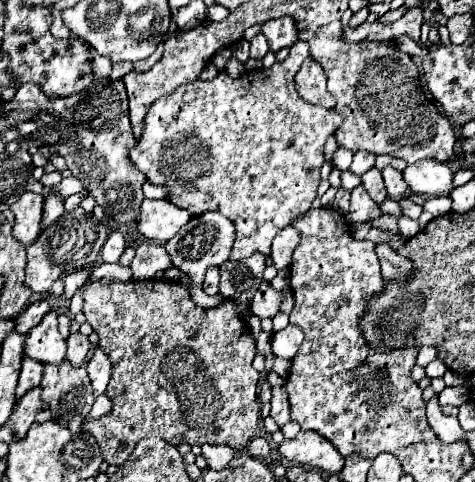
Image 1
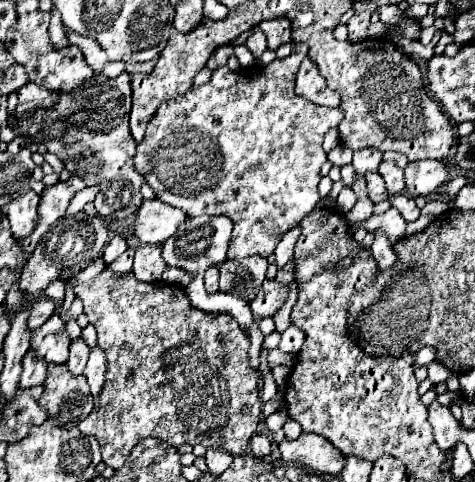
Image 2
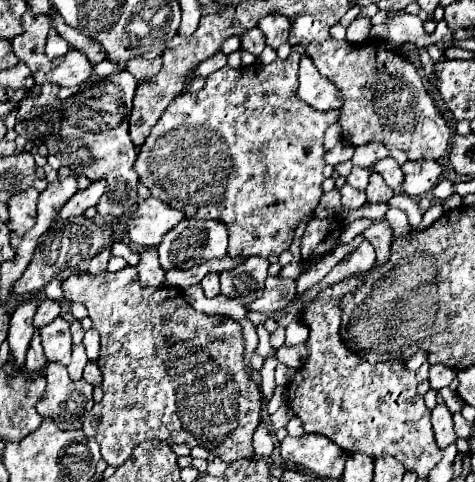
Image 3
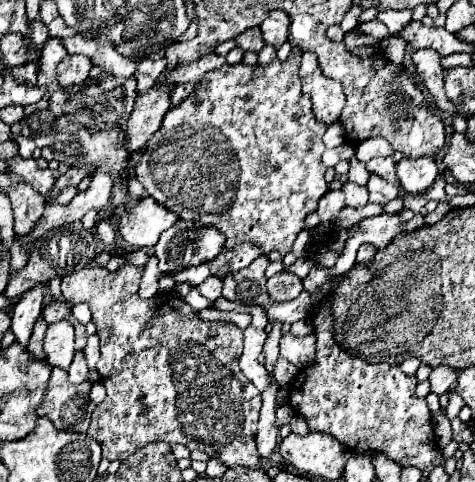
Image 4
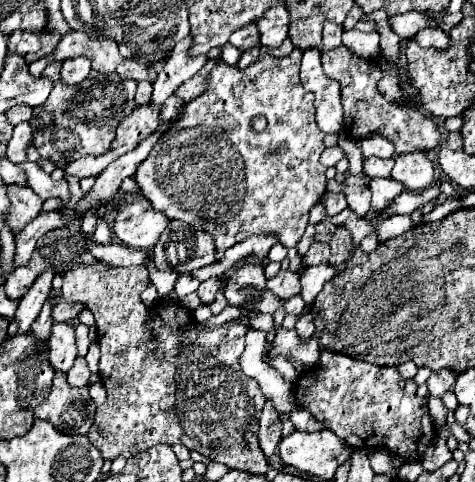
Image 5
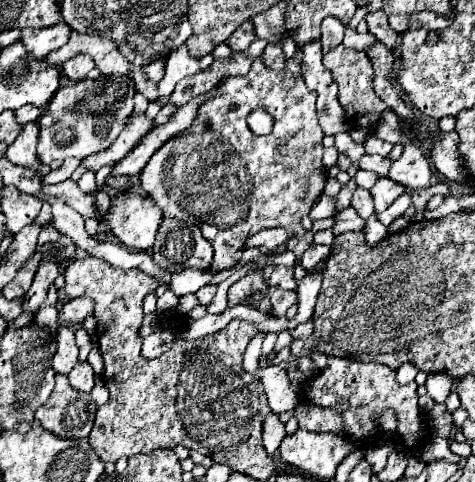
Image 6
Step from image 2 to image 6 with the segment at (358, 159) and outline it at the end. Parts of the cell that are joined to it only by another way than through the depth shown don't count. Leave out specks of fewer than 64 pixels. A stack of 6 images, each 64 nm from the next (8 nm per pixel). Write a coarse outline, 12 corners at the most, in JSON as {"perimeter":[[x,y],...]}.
{"perimeter":[[370,136],[364,142],[366,154],[388,156],[390,142]]}

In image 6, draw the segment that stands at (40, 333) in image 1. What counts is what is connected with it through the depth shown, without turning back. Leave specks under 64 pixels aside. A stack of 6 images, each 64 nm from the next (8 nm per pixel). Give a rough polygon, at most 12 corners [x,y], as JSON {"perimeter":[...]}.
{"perimeter":[[60,326],[52,366],[70,374],[78,364],[74,330]]}

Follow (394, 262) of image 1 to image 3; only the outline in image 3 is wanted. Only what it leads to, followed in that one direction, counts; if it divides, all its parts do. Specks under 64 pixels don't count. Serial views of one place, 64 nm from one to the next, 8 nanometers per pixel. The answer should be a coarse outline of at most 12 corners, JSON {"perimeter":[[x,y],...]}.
{"perimeter":[[386,218],[372,220],[362,234],[376,248],[378,264],[388,260],[394,240]]}

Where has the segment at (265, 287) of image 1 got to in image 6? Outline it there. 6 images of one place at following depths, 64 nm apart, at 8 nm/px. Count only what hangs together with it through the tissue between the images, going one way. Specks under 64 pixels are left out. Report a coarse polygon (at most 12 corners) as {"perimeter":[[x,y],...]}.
{"perimeter":[[276,266],[268,286],[296,290],[294,268]]}

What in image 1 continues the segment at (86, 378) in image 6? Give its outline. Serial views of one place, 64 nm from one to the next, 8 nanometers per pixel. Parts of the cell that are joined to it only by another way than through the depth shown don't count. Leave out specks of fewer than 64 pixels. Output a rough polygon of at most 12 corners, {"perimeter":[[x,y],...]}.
{"perimeter":[[82,334],[68,336],[66,360],[80,368],[90,350],[90,340]]}

